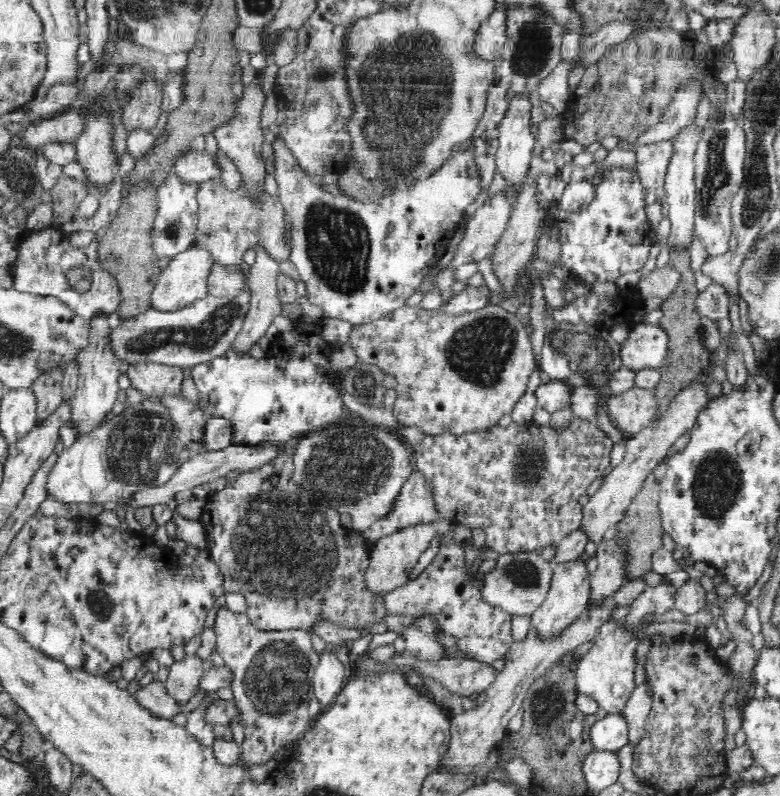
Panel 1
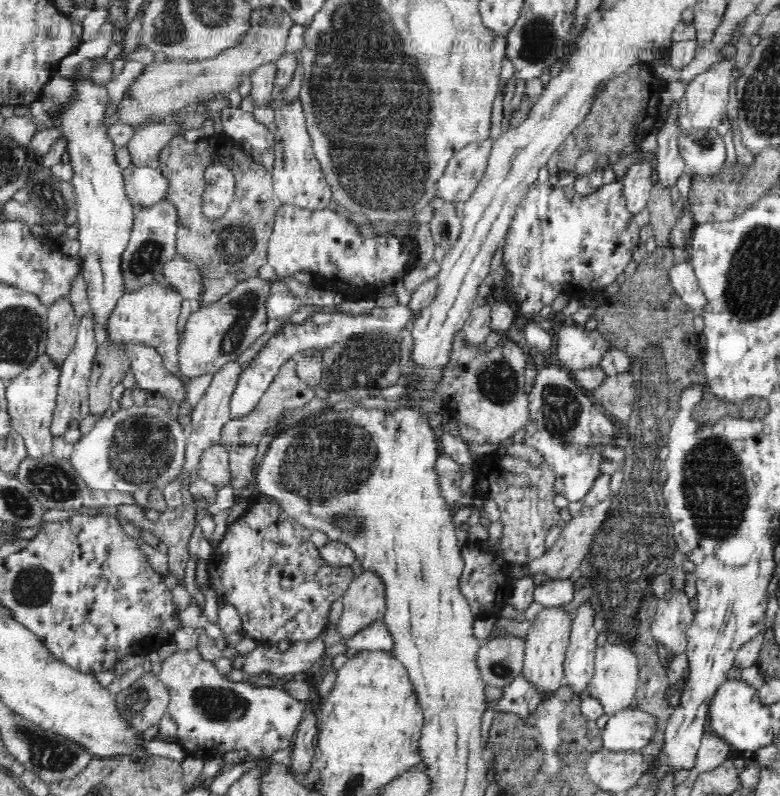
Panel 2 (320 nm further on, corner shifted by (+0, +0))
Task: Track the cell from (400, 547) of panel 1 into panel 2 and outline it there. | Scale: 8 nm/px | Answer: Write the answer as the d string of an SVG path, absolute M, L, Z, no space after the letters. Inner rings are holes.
M364 570L359 575L355 575L351 583L348 585L346 592L343 596L343 612L338 620L338 625L336 632L341 635L341 640L345 638L350 638L350 636L354 636L354 634L358 634L362 628L369 626L373 622L378 620L382 620L384 616L384 612L386 610L386 587L384 579L382 579L381 575L376 573L374 570Z

